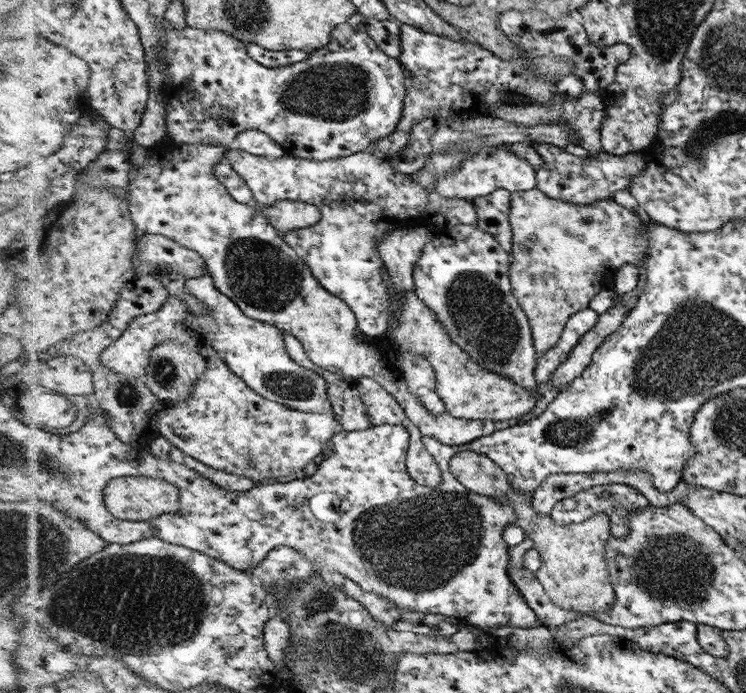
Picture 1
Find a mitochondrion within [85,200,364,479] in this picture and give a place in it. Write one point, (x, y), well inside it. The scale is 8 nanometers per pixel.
(262, 275)

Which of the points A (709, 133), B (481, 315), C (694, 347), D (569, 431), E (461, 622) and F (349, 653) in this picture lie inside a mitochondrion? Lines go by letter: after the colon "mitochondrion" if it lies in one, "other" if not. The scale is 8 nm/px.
A: mitochondrion
B: mitochondrion
C: mitochondrion
D: mitochondrion
E: other
F: mitochondrion

